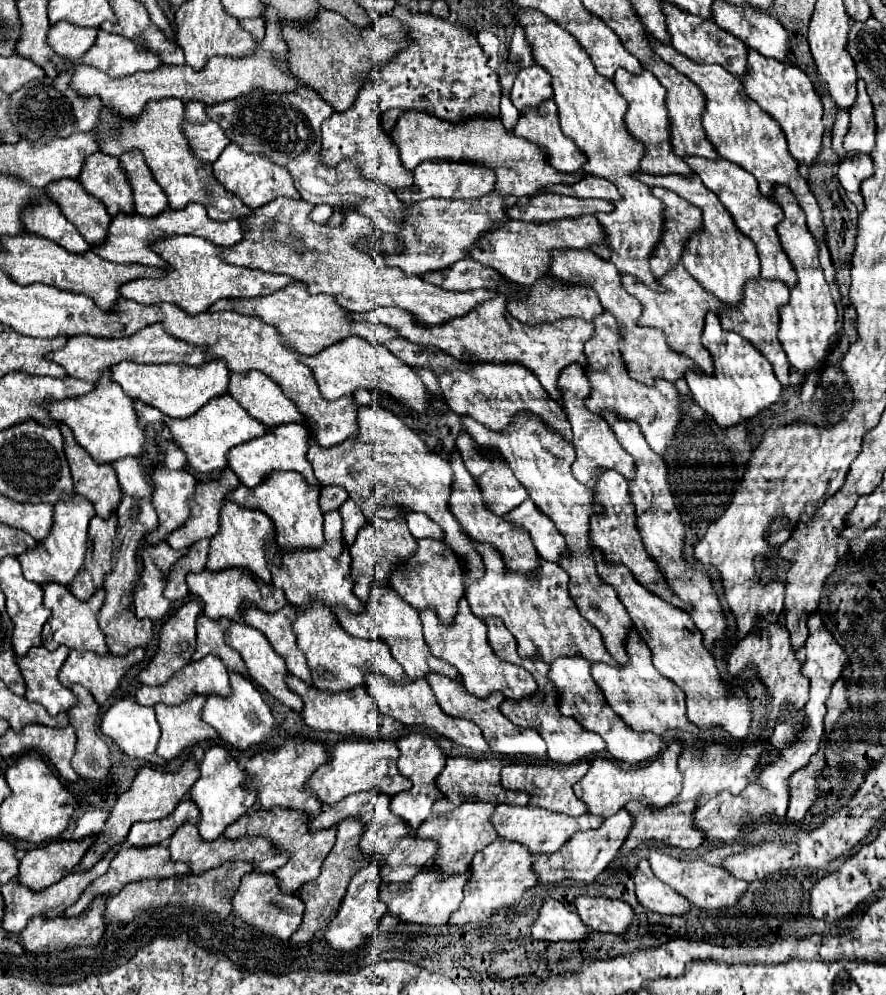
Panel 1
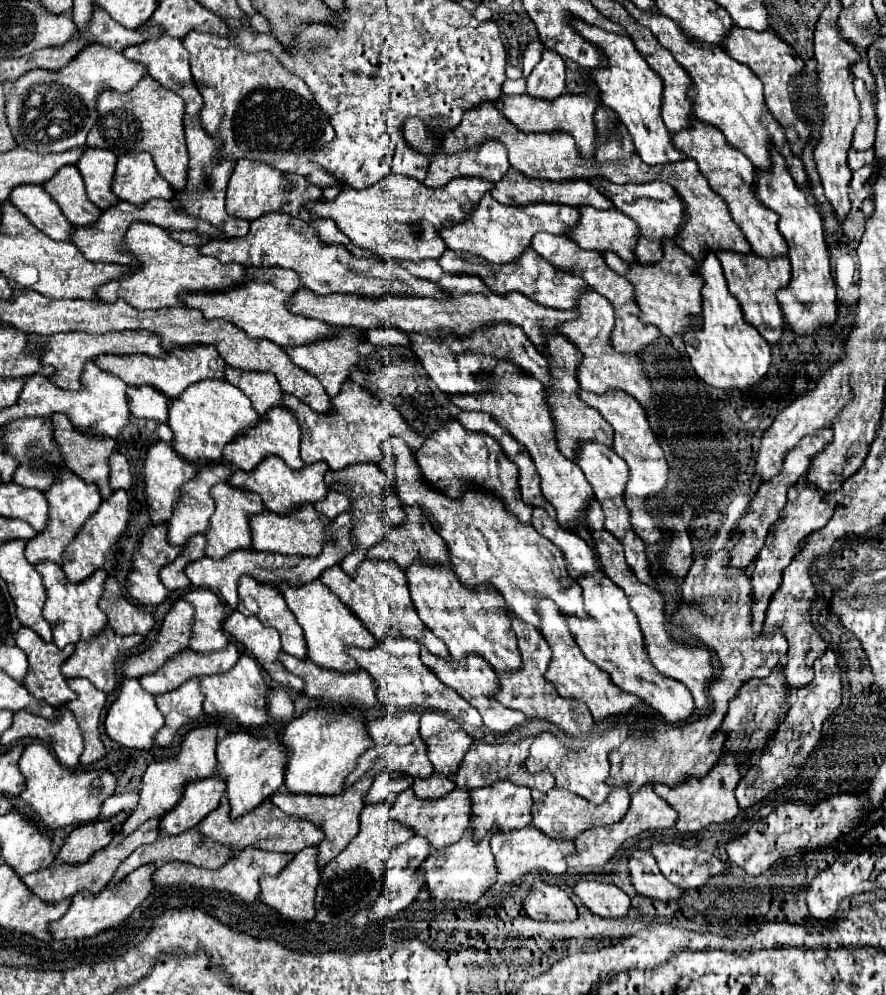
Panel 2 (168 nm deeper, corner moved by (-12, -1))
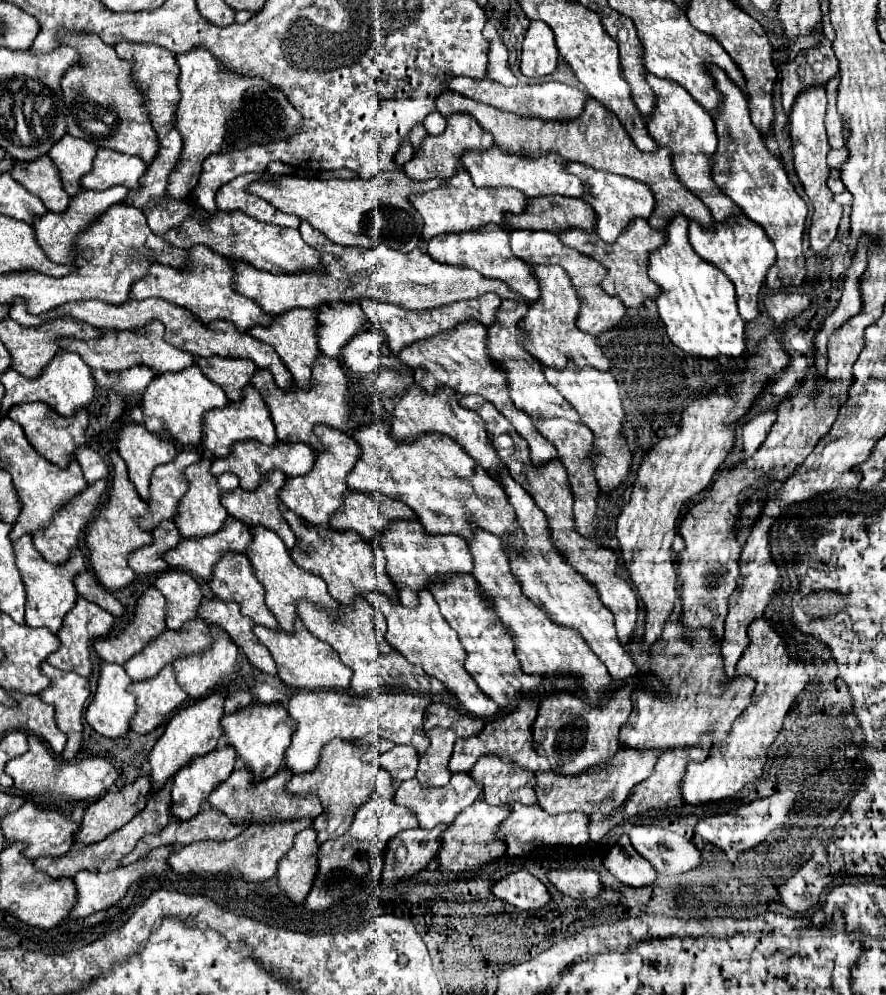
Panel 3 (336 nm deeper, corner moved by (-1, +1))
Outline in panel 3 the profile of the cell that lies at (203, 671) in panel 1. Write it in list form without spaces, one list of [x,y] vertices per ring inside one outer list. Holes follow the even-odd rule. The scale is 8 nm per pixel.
[[[198,619],[194,621],[194,629],[190,633],[162,633],[154,645],[148,645],[138,657],[126,661],[124,669],[132,681],[146,681],[156,677],[166,665],[172,665],[176,659],[200,655],[208,651],[214,643],[210,627]]]

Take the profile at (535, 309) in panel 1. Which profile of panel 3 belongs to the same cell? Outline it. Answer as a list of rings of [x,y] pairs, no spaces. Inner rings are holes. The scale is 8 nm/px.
[[[490,225],[490,229],[480,229],[478,233],[448,233],[442,237],[434,237],[434,241],[428,243],[427,252],[432,259],[440,263],[450,263],[450,265],[462,265],[468,269],[476,269],[484,277],[498,279],[516,293],[522,293],[530,301],[540,299],[540,285],[534,277],[534,271],[530,269],[528,263],[522,259],[514,257],[510,249],[510,239],[508,233],[498,229],[496,225]]]

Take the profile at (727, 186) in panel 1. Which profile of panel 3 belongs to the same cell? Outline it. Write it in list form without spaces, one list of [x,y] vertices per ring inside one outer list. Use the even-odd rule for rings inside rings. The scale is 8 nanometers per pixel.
[[[648,73],[648,83],[658,99],[652,117],[646,119],[648,133],[660,147],[666,145],[672,151],[674,169],[676,169],[680,181],[696,197],[700,197],[704,201],[704,205],[710,209],[714,221],[722,223],[722,221],[728,221],[728,217],[744,215],[742,209],[738,205],[734,205],[734,201],[728,195],[724,195],[712,179],[714,153],[718,149],[718,135],[716,135],[716,127],[714,127],[712,117],[698,103],[692,101],[692,97],[686,93],[686,89],[674,85],[672,81],[662,81],[662,79]]]

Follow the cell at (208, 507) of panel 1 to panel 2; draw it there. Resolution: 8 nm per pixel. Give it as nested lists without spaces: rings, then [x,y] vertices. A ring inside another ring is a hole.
[[[211,463],[197,469],[197,479],[185,483],[185,495],[181,495],[181,503],[177,503],[177,511],[167,523],[169,543],[181,547],[191,535],[209,529],[209,517],[215,511],[209,489],[219,481],[227,481],[231,473],[233,467],[227,463]]]

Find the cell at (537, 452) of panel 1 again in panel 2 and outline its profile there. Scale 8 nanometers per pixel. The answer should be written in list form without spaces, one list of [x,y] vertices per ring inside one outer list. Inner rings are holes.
[[[497,363],[497,371],[493,375],[481,373],[481,377],[487,377],[495,383],[493,389],[481,391],[481,393],[465,393],[465,395],[449,395],[449,399],[461,407],[463,411],[485,411],[489,413],[497,423],[501,423],[509,433],[513,435],[515,441],[525,445],[525,449],[531,453],[533,463],[537,467],[537,473],[541,475],[541,489],[545,499],[551,501],[551,505],[557,509],[557,521],[561,525],[569,523],[573,533],[581,535],[587,543],[593,545],[593,537],[589,531],[581,525],[581,515],[585,513],[585,507],[593,499],[593,489],[589,487],[589,481],[585,479],[583,471],[577,467],[577,463],[565,459],[565,455],[559,453],[557,449],[557,439],[555,439],[555,423],[551,419],[549,407],[545,405],[545,395],[541,383],[529,375],[521,375],[513,363]]]

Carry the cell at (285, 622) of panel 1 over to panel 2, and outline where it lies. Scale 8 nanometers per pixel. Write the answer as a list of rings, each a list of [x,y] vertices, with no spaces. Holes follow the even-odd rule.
[[[241,577],[237,591],[239,591],[237,609],[241,613],[255,615],[263,625],[277,629],[281,633],[285,653],[297,655],[299,659],[307,657],[303,629],[297,623],[295,615],[289,611],[279,589],[267,583],[259,583],[253,577]]]

